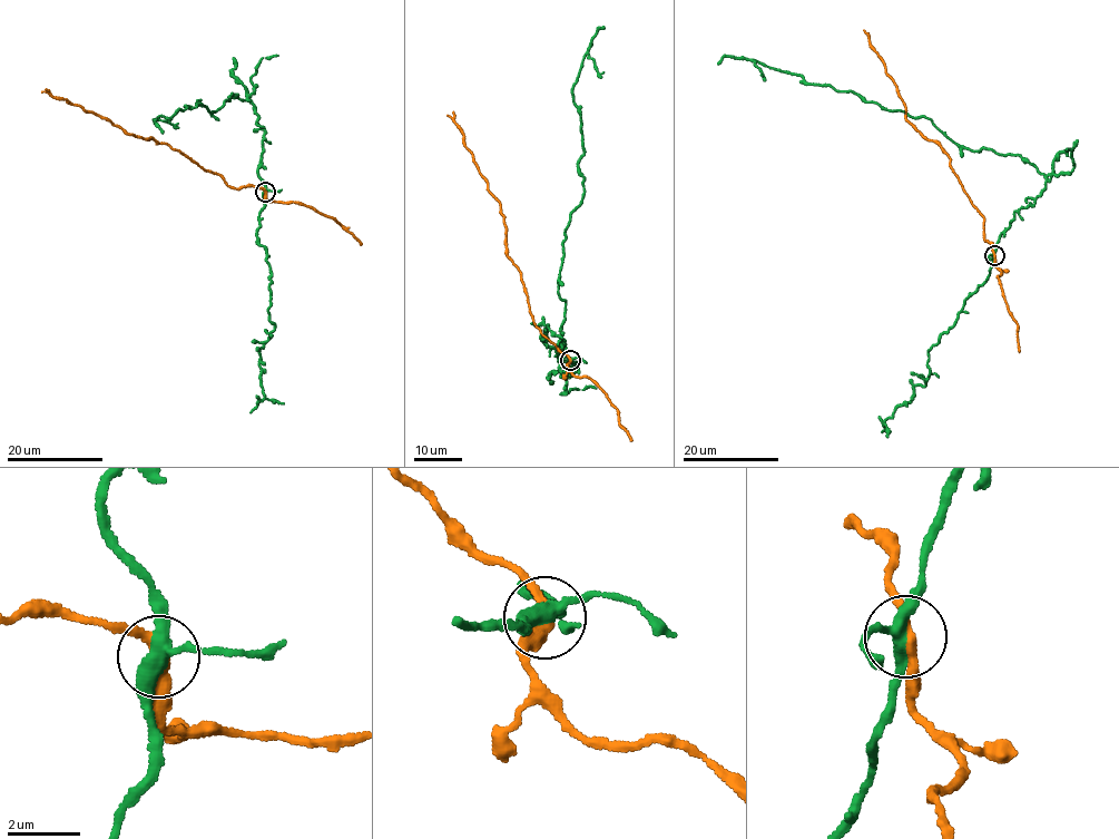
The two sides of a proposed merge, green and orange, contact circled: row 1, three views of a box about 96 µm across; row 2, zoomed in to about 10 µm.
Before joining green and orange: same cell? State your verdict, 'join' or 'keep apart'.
keep apart

